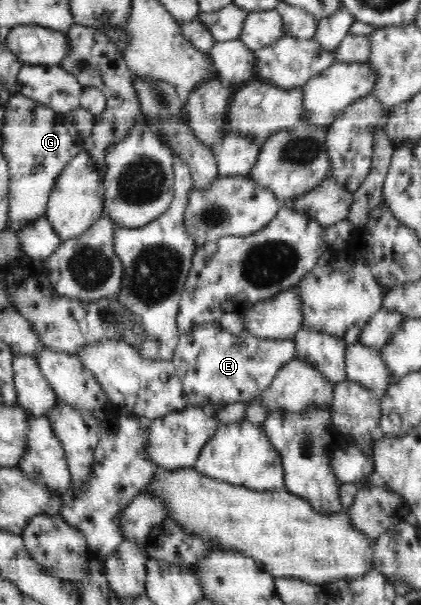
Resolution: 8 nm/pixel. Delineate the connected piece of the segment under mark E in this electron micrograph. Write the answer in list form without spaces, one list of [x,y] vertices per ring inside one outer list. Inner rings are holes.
[[[207,323],[195,326],[193,331],[179,336],[172,361],[182,380],[188,406],[224,408],[233,403],[253,401],[272,383],[279,369],[296,358],[295,353],[293,338],[265,340],[246,330],[238,335],[231,334],[231,330],[219,323]]]

